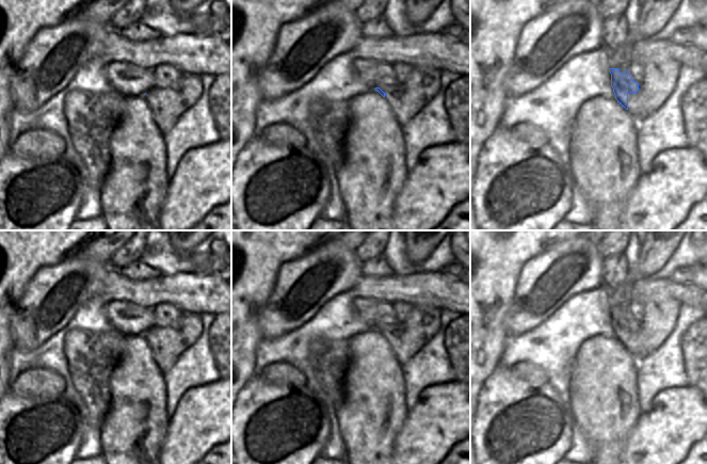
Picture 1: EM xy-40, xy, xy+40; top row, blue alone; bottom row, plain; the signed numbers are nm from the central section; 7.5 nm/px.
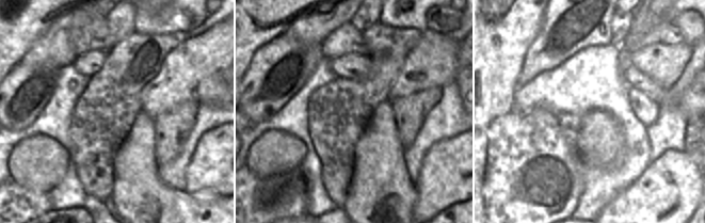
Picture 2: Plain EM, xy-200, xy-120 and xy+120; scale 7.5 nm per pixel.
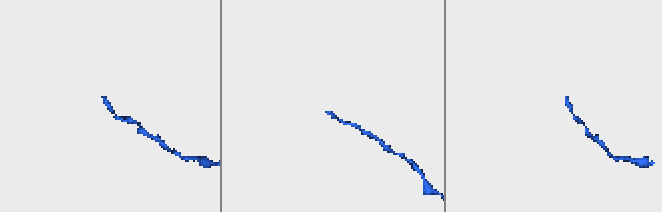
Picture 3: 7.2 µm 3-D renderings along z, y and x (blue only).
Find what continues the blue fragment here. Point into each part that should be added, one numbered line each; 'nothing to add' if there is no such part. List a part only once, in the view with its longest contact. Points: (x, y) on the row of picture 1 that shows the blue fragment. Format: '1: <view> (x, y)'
1: xy (372, 74)

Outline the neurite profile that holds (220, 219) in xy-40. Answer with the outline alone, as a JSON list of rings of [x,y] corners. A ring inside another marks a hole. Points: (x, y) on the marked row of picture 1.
[[[231,201],[212,209],[190,230],[231,230]]]

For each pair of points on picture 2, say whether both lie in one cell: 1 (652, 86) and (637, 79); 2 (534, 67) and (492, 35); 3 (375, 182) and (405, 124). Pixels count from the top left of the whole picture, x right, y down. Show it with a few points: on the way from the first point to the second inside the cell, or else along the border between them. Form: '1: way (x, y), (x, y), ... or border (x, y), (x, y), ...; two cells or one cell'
1: way (649, 86), (640, 81); one cell
2: border (535, 37), (527, 50), (517, 84); two cells
3: border (393, 112), (400, 143), (405, 148); two cells

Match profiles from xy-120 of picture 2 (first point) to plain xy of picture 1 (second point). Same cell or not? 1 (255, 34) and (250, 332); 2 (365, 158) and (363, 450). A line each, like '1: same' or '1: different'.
1: same
2: same

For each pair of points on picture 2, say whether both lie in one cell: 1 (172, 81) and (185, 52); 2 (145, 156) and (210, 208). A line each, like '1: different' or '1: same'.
1: same
2: same

